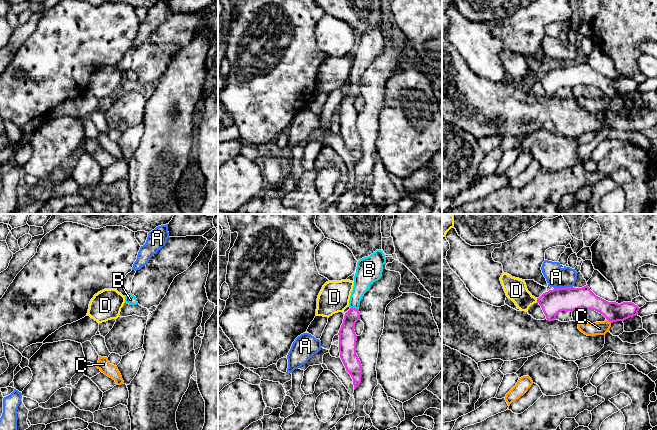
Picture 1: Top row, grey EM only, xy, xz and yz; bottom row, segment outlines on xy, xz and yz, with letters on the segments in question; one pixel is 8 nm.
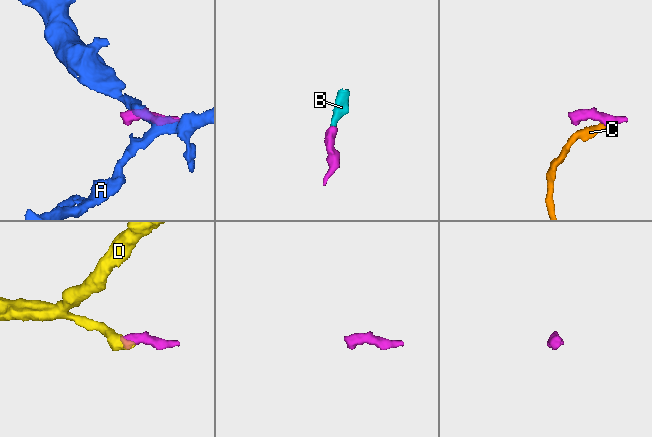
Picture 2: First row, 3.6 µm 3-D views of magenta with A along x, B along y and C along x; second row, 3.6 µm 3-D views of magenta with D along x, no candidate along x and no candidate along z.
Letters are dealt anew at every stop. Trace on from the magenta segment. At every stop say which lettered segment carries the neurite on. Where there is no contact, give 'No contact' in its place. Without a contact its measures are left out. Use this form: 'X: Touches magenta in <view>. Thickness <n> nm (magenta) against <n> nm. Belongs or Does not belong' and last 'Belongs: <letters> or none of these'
A: Touches magenta in yz. Thickness 190 nm (magenta) against 170 nm. Does not belong
B: Touches magenta in xz. Thickness 140 nm (magenta) against 150 nm. Belongs
C: Touches magenta in yz. Thickness 160 nm (magenta) against 110 nm. Does not belong
D: Touches magenta in yz. Thickness 190 nm (magenta) against 170 nm. Does not belong
Belongs: B

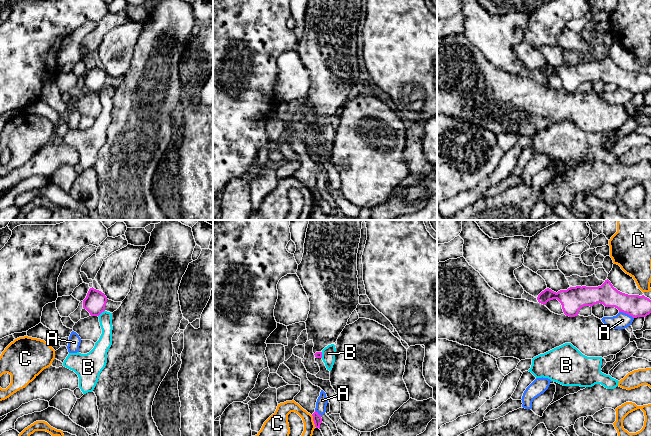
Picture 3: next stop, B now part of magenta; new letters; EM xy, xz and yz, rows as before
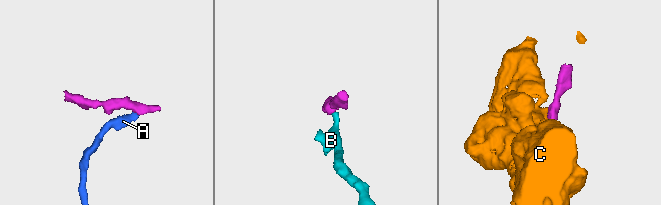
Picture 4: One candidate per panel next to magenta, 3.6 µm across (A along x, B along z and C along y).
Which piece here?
A: Touches magenta in yz. Thickness 180 nm (magenta) against 130 nm. Does not belong
B: Touches magenta in xy. Thickness 170 nm (magenta) against 110 nm. Does not belong
C: Touches magenta in xz. Thickness 70 nm (magenta) against 100 nm. Does not belong
Belongs: none of these

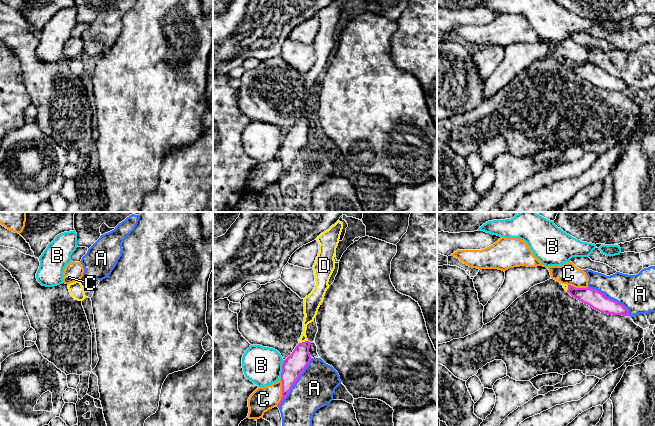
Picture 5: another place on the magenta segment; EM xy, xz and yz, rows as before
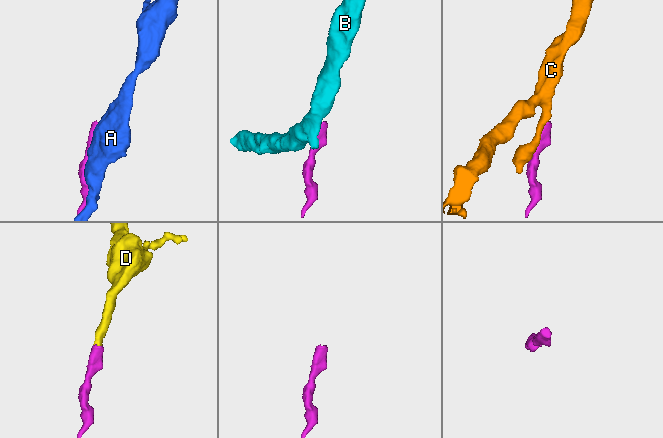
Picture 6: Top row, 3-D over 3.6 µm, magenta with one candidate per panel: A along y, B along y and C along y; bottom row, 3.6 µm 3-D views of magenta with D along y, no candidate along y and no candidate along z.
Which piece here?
A: Touches magenta in xz. Thickness 170 nm (magenta) against 320 nm. Does not belong
B: Touches magenta in xz. Thickness 170 nm (magenta) against 300 nm. Does not belong
C: Touches magenta in xz. Thickness 170 nm (magenta) against 190 nm. Does not belong
D: Touches magenta in xz. Thickness 170 nm (magenta) against 100 nm. Belongs
Belongs: D

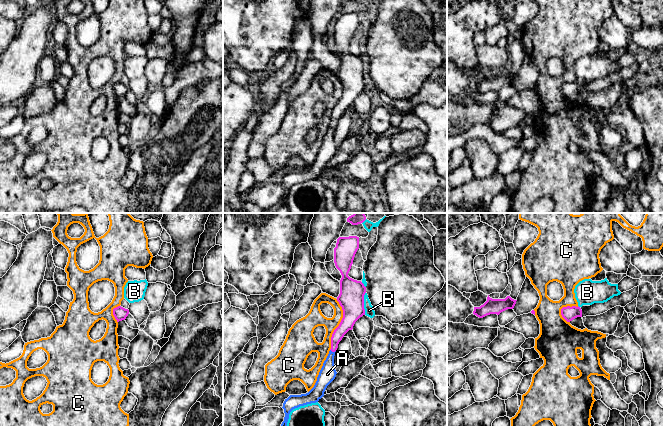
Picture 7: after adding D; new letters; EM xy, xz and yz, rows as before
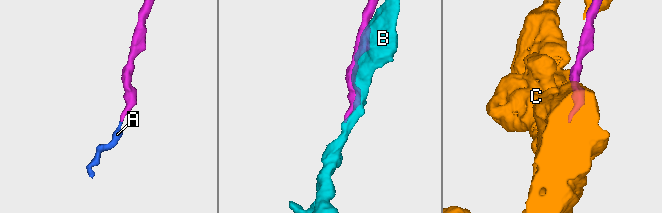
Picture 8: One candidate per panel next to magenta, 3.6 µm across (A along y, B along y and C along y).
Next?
A: Touches magenta in xz. Thickness 110 nm (magenta) against 140 nm. Belongs
B: Touches magenta in xz. Thickness 200 nm (magenta) against 80 nm. Does not belong
C: Touches magenta in xz. Thickness 200 nm (magenta) against 140 nm. Does not belong
Belongs: A

